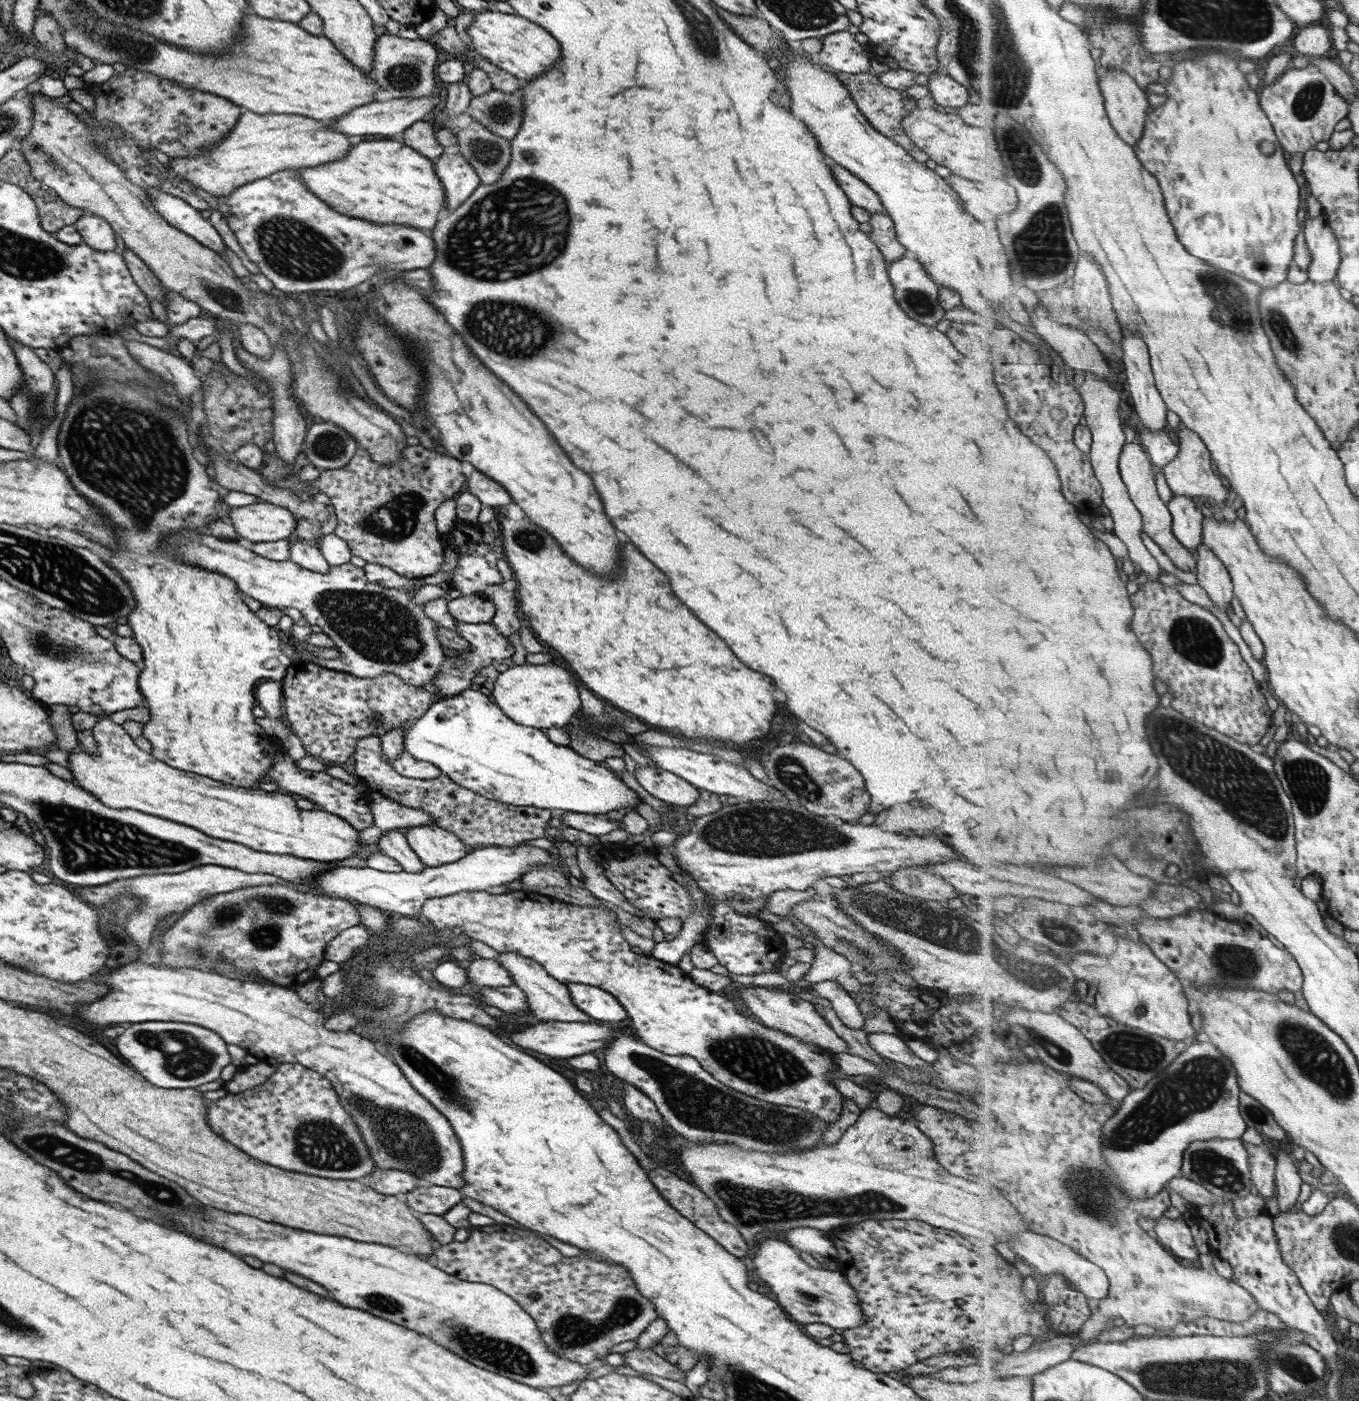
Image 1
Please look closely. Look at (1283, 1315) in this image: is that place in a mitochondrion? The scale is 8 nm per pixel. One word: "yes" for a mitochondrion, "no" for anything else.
no

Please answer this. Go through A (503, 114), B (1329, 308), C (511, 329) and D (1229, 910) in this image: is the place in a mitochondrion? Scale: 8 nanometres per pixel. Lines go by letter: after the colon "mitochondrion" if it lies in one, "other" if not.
A: mitochondrion
B: other
C: mitochondrion
D: other

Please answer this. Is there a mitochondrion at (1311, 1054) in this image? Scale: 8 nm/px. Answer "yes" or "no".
yes

